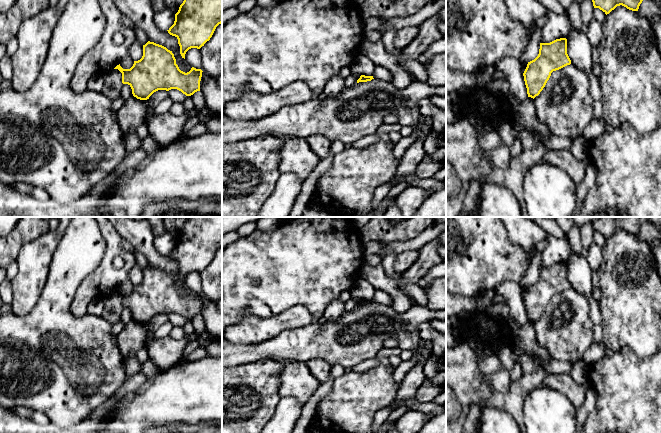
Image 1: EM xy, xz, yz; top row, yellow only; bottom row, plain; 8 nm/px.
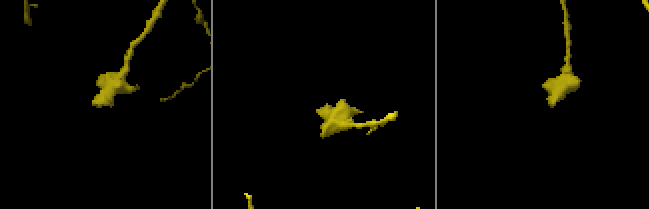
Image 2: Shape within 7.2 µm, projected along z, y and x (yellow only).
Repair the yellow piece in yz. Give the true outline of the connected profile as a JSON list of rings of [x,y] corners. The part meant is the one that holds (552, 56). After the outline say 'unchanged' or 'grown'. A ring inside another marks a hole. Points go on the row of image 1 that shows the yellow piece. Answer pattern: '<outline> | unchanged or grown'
[[[567,39],[540,43],[538,56],[528,62],[523,73],[528,97],[535,98],[545,87],[553,71],[571,64],[567,54]]] | unchanged

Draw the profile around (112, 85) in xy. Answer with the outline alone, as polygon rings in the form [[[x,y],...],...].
[[[112,69],[103,74],[103,88],[101,92],[114,101],[121,95],[122,73],[118,69]]]

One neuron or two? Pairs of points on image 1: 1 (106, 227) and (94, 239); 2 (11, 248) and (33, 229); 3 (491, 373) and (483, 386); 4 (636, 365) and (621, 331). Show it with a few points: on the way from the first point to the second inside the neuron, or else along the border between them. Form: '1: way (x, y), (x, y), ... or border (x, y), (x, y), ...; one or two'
1: border (98, 227), (103, 239), (103, 255); two
2: way (16, 243), (28, 231); one
3: border (481, 357), (478, 362), (479, 369), (493, 388); two
4: border (613, 351), (630, 348), (639, 356), (650, 355); two

